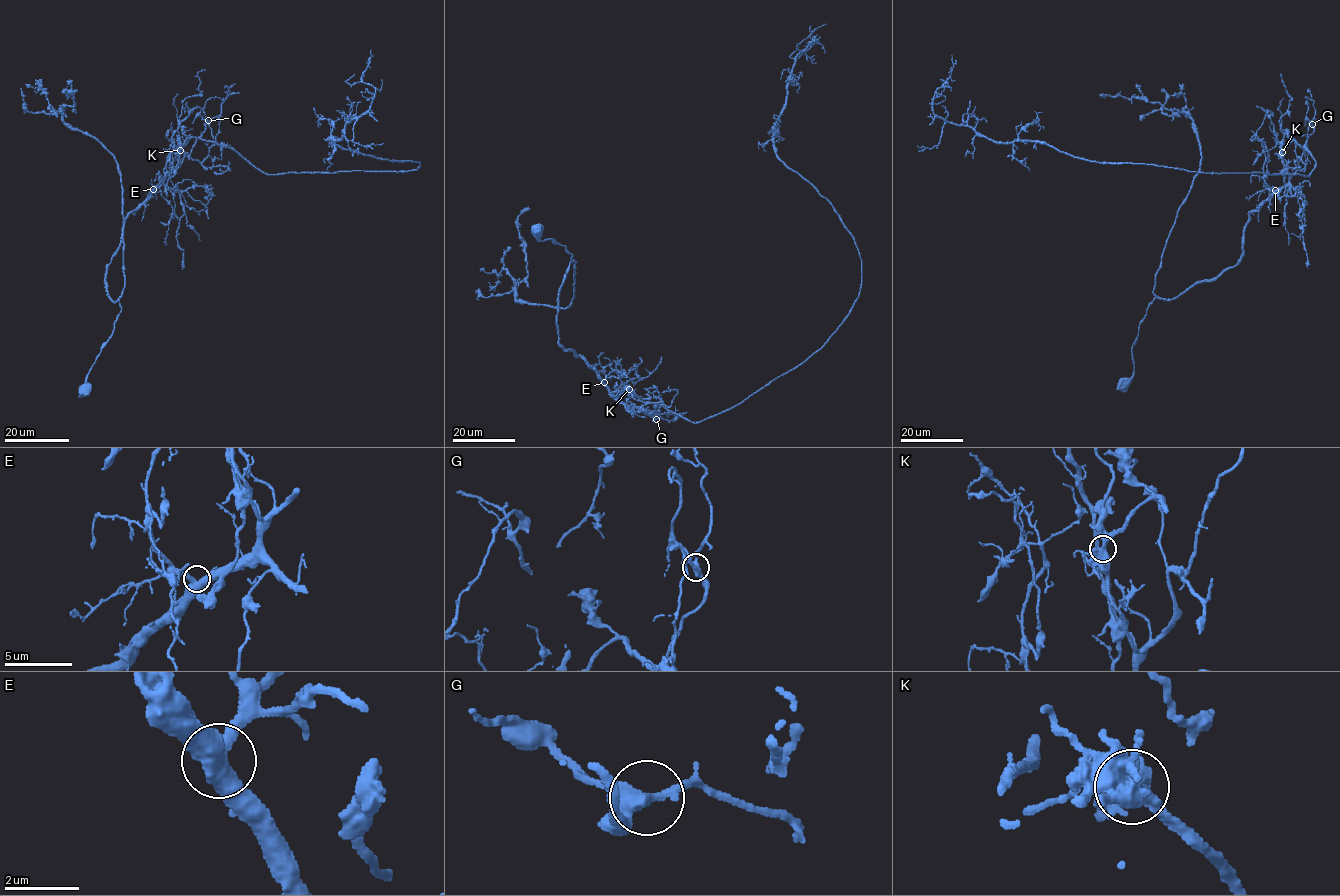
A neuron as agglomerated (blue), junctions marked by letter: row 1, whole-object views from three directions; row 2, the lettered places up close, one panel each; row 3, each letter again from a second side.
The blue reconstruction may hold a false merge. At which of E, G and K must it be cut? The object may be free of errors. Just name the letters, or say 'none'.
K

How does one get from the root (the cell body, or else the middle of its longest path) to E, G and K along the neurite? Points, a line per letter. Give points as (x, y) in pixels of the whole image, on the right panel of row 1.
E: (1122, 384), (1133, 375), (1132, 348), (1148, 305), (1232, 267), (1249, 215), (1275, 190)
G: (1122, 384), (1133, 375), (1132, 348), (1148, 305), (1213, 281), (1238, 262), (1249, 215), (1296, 172), (1312, 124)
K: (1122, 384), (1133, 375), (1132, 348), (1148, 305), (1213, 281), (1238, 262), (1249, 215), (1289, 181), (1282, 152)

